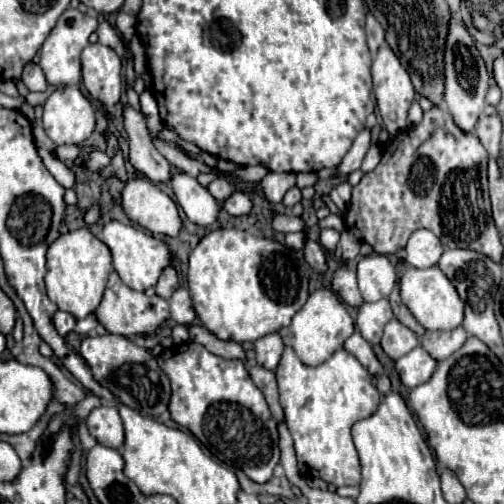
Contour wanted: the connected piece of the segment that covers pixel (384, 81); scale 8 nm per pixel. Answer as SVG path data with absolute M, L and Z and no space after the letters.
M387 43L381 45L377 57L373 59L371 73L373 93L377 99L377 109L383 117L383 125L389 135L397 135L407 129L407 111L415 99L411 77Z

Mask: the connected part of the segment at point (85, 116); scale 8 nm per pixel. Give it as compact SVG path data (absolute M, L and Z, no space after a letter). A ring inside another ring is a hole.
M77 85L53 89L43 105L43 129L57 143L81 145L95 129L95 111Z

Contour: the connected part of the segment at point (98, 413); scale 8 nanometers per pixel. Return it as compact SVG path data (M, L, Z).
M97 407L91 411L87 417L87 429L89 433L97 439L97 443L111 447L111 449L121 449L125 443L125 429L121 415L115 407Z

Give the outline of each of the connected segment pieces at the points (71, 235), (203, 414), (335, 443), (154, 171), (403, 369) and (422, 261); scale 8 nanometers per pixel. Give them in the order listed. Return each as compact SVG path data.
M87 227L67 231L57 241L53 241L47 251L47 295L61 311L71 313L75 319L85 319L99 307L111 269L113 265L109 247L99 241Z
M195 341L165 349L157 361L171 381L171 419L189 429L217 463L241 469L255 483L267 483L279 463L277 421L245 365L221 359Z
M287 347L275 373L279 383L279 401L285 411L285 423L295 441L301 475L319 477L335 487L359 487L361 467L351 439L351 427L353 423L371 417L381 401L369 371L345 349L335 351L325 363L309 367L299 361L293 349Z
M125 107L125 129L129 133L129 161L131 165L153 183L171 181L169 161L155 149L153 137L149 135L147 123L141 113Z
M415 347L413 351L409 351L407 355L395 361L395 369L401 377L401 383L409 389L429 381L435 367L437 367L437 361L429 357L429 353L425 353L425 349L421 347Z
M429 229L415 231L409 243L405 245L405 261L417 269L427 269L437 265L441 253L443 245Z

